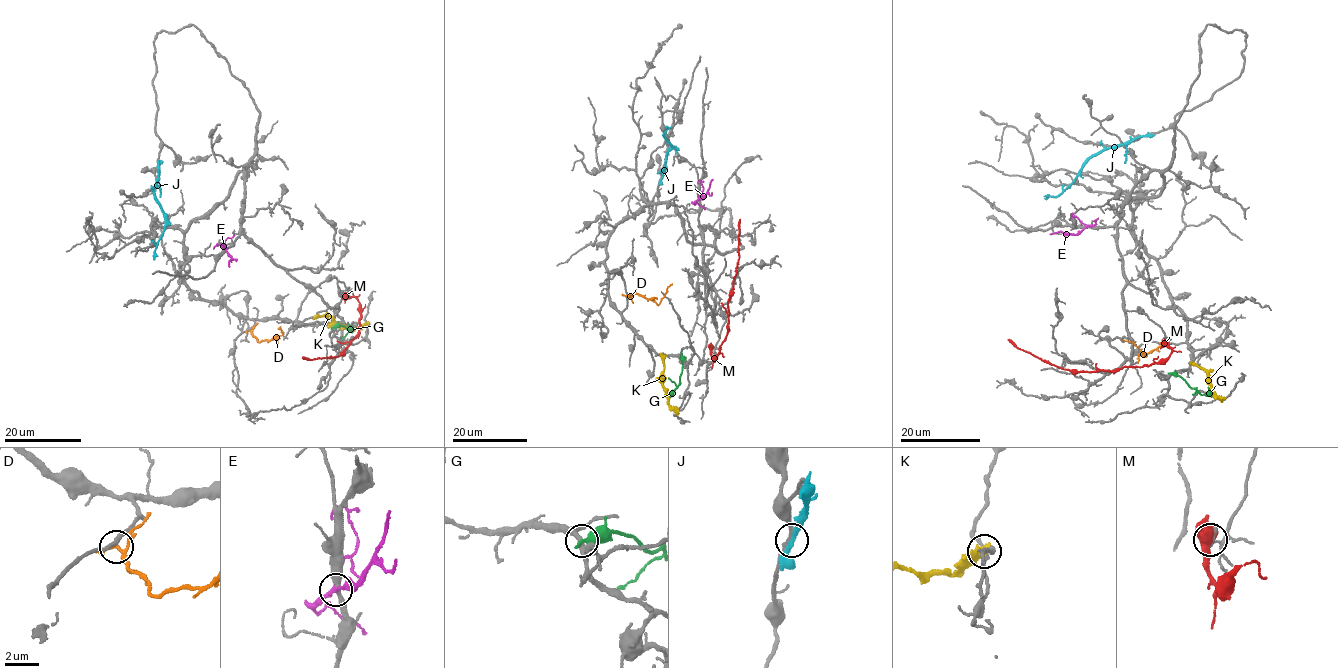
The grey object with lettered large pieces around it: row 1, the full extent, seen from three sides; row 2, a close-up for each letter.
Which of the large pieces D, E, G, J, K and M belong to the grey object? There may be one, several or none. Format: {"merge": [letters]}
{"merge": []}

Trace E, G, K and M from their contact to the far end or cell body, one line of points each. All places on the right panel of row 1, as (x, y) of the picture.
E: (1086, 227), (1074, 234), (1059, 231), (1050, 234)
G: (1171, 373), (1181, 376), (1200, 393), (1205, 394), (1208, 387)
K: (1223, 398), (1215, 397), (1208, 372), (1190, 363)
M: (1165, 342), (1172, 350), (1170, 355), (1148, 366), (1084, 371), (1046, 363), (1013, 346), (1008, 339)

